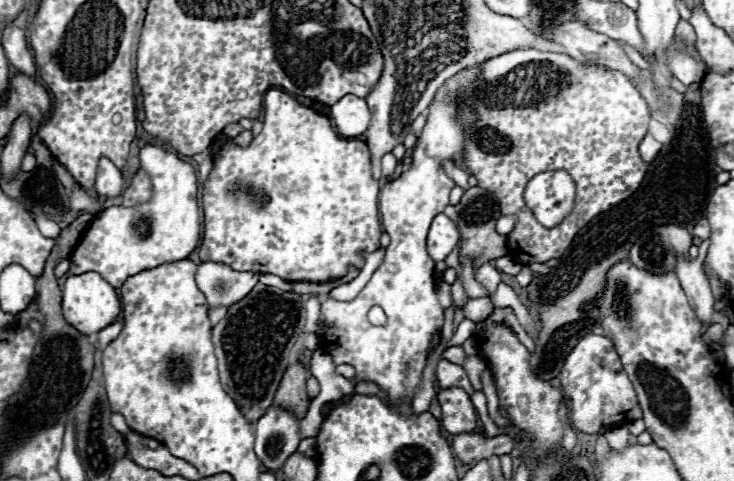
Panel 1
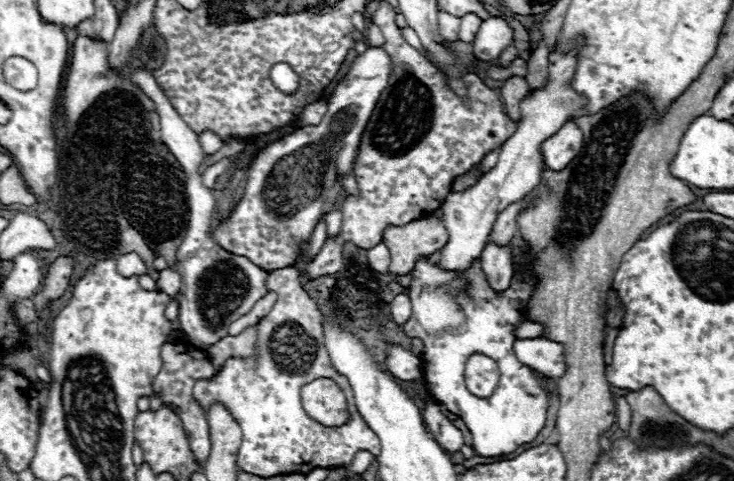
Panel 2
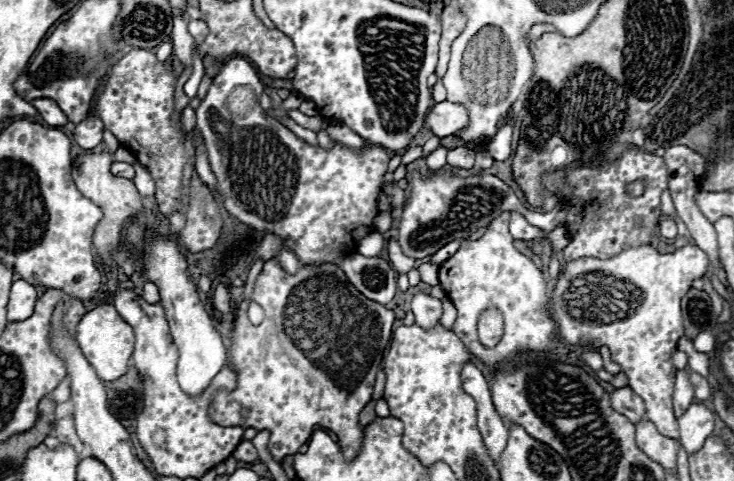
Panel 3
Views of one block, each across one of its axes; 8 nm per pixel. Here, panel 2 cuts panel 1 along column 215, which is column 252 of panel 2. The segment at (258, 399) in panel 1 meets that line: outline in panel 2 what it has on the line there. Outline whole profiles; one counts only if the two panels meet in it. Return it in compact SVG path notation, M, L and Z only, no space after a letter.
M250 326L238 336L222 338L208 350L208 354L210 354L216 370L220 370L224 360L230 356L242 356L242 358L250 356L254 352L254 342L256 342L256 326Z

